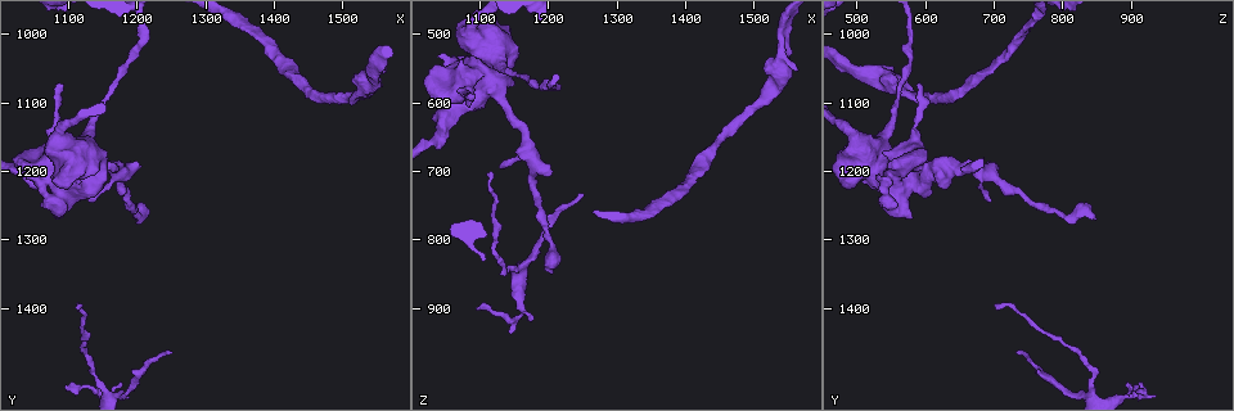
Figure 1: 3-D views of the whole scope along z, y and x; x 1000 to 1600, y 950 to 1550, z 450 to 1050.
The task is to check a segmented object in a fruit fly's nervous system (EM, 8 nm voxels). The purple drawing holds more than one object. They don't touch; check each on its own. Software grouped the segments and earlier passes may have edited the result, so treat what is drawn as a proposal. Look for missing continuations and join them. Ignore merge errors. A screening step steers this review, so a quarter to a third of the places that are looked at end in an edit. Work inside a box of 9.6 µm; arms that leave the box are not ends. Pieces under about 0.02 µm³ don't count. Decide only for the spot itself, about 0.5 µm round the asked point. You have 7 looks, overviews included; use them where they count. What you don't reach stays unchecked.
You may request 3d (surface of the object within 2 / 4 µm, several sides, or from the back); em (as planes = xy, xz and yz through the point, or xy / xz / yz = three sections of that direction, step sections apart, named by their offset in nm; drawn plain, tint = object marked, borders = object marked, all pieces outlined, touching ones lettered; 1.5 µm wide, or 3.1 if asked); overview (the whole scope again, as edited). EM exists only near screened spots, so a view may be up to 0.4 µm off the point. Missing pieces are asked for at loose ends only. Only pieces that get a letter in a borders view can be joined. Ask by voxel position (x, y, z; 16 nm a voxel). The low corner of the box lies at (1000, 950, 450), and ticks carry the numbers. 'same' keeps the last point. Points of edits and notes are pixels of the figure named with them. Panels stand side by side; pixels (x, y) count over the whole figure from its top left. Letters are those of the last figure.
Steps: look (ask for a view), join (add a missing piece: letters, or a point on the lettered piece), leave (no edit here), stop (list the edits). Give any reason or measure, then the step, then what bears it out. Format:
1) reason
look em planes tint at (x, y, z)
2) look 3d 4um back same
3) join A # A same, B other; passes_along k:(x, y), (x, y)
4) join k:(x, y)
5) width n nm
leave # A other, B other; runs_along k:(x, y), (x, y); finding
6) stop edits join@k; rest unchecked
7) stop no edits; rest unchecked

an open end
look 3d 4um at (1090, 1080, 585)

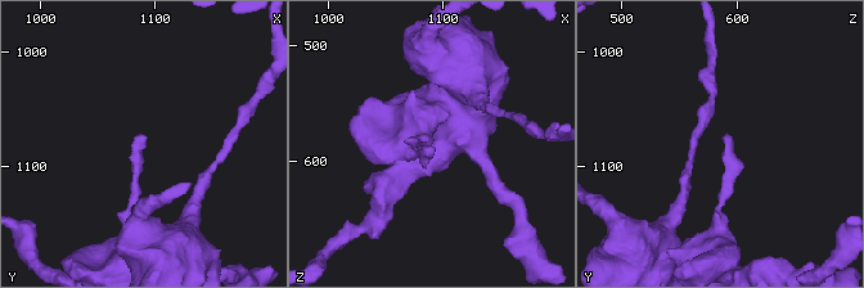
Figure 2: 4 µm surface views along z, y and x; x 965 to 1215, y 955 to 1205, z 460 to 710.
look em xy step 4 tint at (1092, 1076, 586)

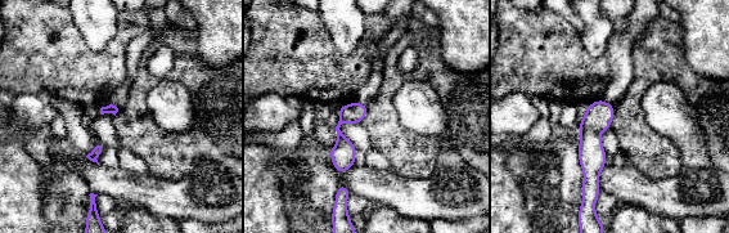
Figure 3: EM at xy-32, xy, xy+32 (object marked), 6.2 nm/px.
look em planes borders same

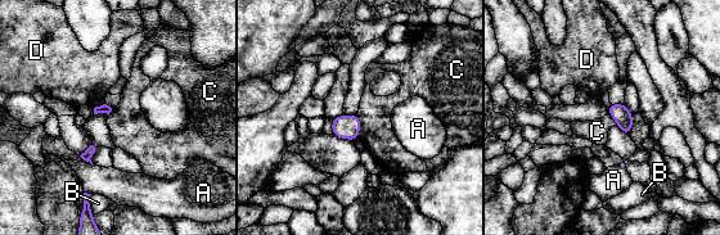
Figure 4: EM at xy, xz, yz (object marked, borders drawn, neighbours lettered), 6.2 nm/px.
longest_contact C 150 nm
leave # A other, B other, C other, D other; border 4:(355, 114), (360, 121), (359, 136); no lettered piece goes on from it

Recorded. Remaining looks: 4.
long arm stops here
look 3d 4um at (1115, 1400, 700)

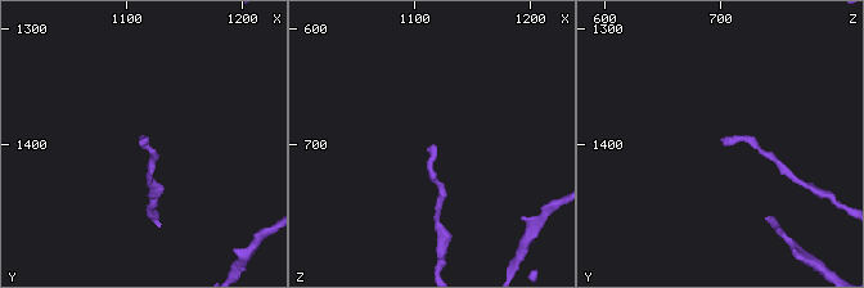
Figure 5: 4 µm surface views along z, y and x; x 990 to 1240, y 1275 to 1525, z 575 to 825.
look em planes borders at (1114, 1400, 700)

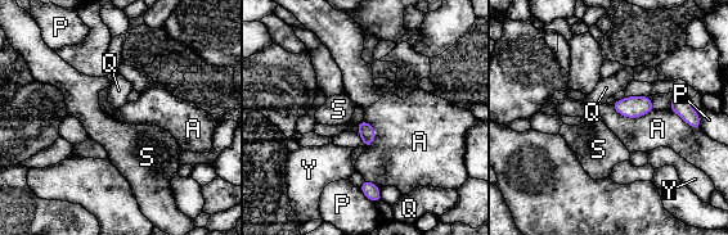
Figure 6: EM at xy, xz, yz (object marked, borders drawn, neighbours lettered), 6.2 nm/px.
longest_contact A 260 nm
leave # A other, P other, Q other, S other, Y other; border 6:(611, 105), (627, 117), (652, 112); no lettered piece goes on from it

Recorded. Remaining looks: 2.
stop no edits; rest unchecked

